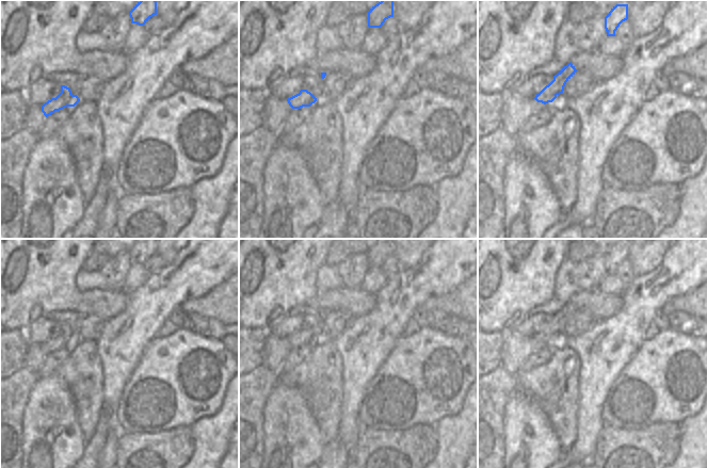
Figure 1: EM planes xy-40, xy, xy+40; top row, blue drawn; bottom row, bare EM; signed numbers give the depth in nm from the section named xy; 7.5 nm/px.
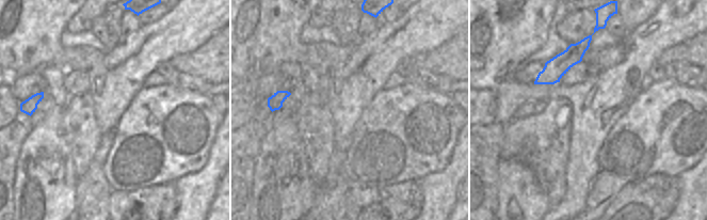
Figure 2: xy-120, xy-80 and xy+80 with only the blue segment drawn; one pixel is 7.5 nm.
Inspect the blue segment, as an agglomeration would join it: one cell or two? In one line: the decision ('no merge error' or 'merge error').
no merge error

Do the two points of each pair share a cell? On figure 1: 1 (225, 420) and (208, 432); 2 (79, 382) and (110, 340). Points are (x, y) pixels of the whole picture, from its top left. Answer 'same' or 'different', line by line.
1: same
2: different

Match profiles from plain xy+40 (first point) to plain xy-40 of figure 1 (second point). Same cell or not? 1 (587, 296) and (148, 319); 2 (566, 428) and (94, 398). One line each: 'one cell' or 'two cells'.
1: two cells
2: one cell

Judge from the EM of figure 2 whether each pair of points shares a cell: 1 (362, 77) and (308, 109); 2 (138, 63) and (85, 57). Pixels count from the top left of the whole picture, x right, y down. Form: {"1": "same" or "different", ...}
{"1": "different", "2": "different"}

